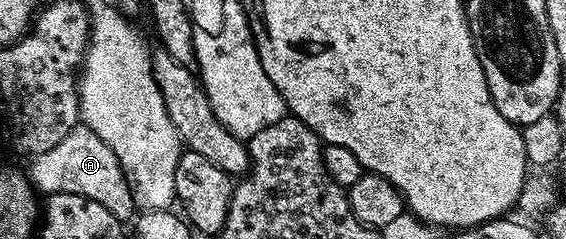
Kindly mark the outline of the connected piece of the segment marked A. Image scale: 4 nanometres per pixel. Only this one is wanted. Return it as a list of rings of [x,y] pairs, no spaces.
[[[84,124],[73,126],[71,132],[51,148],[50,151],[36,155],[32,159],[30,181],[44,195],[73,194],[103,204],[112,215],[122,222],[134,217],[130,187],[113,150]]]

